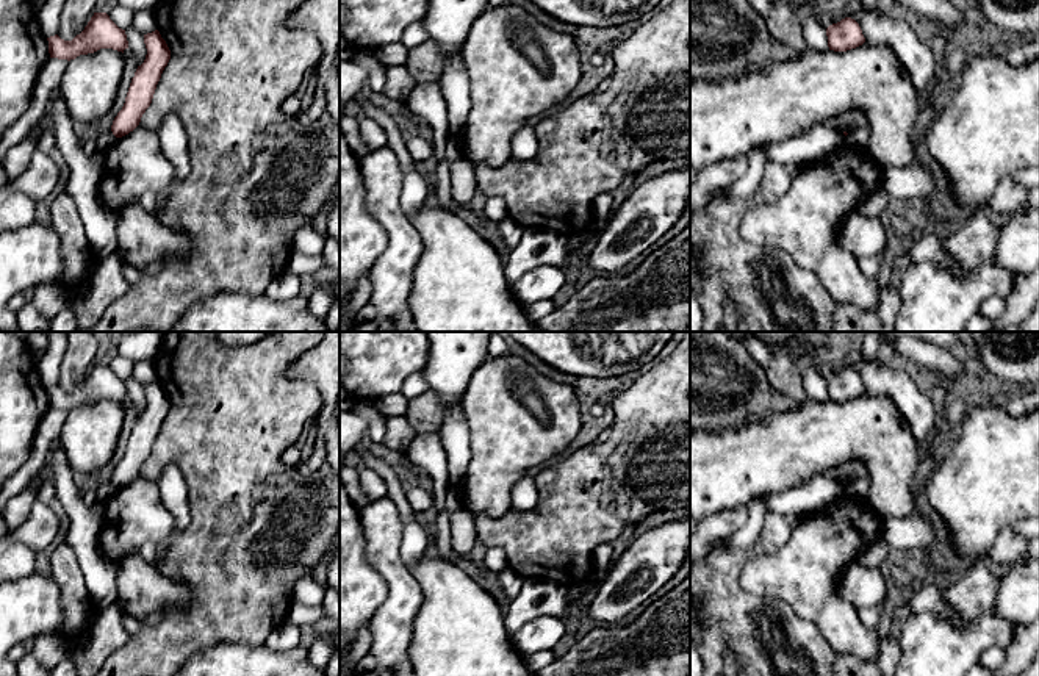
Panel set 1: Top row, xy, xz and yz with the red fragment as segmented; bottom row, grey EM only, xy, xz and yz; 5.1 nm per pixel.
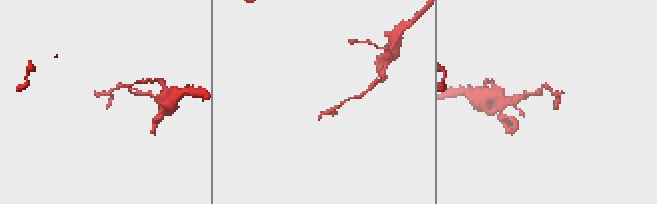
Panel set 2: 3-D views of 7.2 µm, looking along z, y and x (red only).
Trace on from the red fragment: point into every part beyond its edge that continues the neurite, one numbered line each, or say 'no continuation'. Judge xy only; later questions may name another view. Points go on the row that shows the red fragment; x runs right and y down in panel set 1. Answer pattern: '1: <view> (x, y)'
no continuation

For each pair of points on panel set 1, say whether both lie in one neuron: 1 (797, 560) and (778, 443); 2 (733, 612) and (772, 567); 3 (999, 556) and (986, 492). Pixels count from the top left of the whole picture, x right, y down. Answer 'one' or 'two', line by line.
1: two
2: two
3: two

